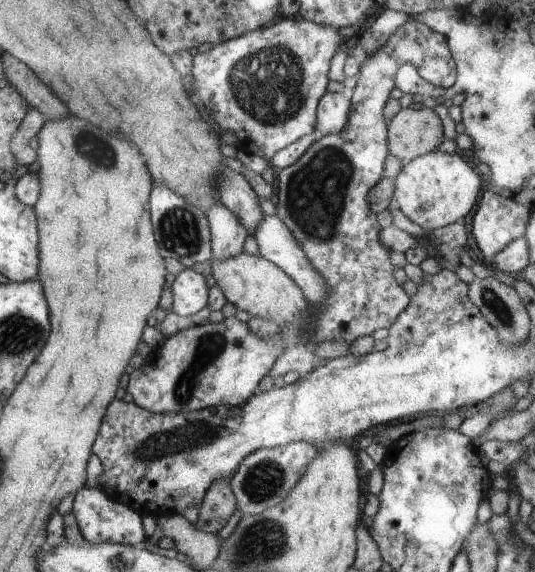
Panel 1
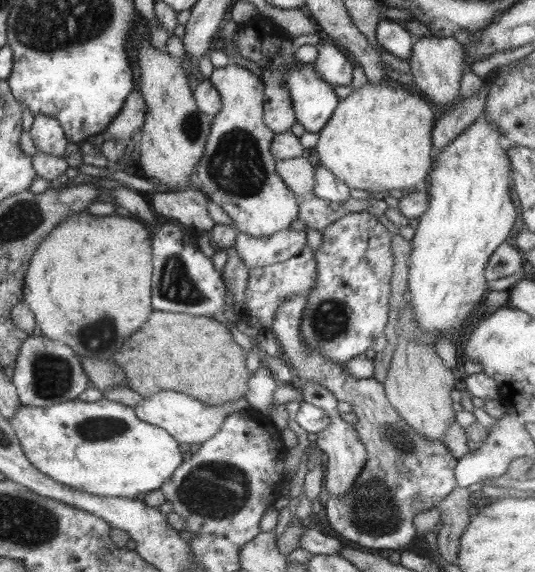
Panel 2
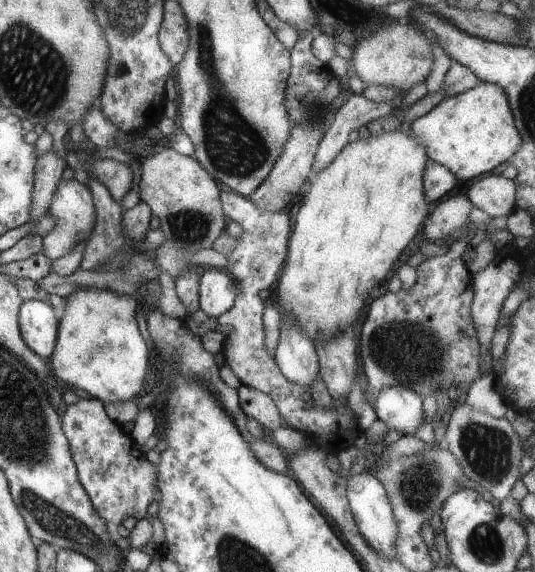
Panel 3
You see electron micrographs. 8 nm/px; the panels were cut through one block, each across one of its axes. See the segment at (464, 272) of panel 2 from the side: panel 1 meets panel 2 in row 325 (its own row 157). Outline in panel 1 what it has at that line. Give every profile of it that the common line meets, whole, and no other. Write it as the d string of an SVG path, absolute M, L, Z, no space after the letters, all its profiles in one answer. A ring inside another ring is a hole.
M432 151L405 162L394 179L394 184L391 197L393 205L400 209L408 220L431 232L464 219L468 212L472 212L485 189L481 176L474 172L474 168L459 152L449 154Z

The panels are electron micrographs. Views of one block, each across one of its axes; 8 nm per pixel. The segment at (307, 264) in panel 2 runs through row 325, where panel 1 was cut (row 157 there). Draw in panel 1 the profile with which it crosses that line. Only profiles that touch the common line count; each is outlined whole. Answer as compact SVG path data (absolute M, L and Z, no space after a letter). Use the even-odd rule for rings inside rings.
M299 15L294 17L282 17L278 18L275 22L272 22L268 28L256 28L256 30L247 31L242 36L235 39L230 39L220 43L215 48L212 48L209 52L203 54L197 53L193 56L192 76L194 76L194 86L196 87L196 94L201 104L204 104L205 108L212 114L211 118L218 124L218 128L221 130L230 130L236 135L236 147L244 150L246 153L256 154L261 156L264 160L270 162L274 153L286 146L290 146L292 142L300 140L302 136L308 136L316 131L314 124L316 124L316 110L318 108L318 102L322 100L322 96L326 94L326 86L328 85L329 77L328 71L330 70L331 60L334 58L334 54L341 49L344 36L341 36L338 32L338 28L332 28L332 26L326 26L324 24L318 24L318 22L312 22L312 20L306 20Z

